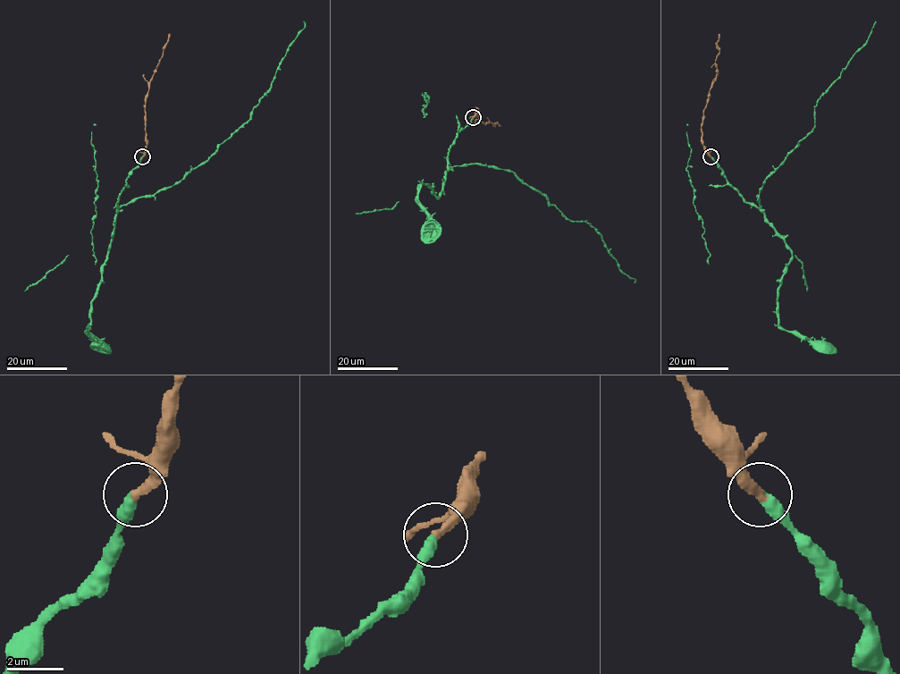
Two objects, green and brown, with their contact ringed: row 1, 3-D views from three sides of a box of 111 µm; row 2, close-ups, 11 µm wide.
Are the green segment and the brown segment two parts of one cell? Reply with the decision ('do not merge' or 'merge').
merge

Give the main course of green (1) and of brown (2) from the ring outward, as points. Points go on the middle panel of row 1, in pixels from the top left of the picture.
1: (473, 118), (450, 147), (449, 165), (481, 164), (509, 170), (571, 221), (590, 223), (618, 268), (634, 282)
2: (473, 117), (475, 107), (475, 113), (484, 123), (491, 122), (500, 126)

